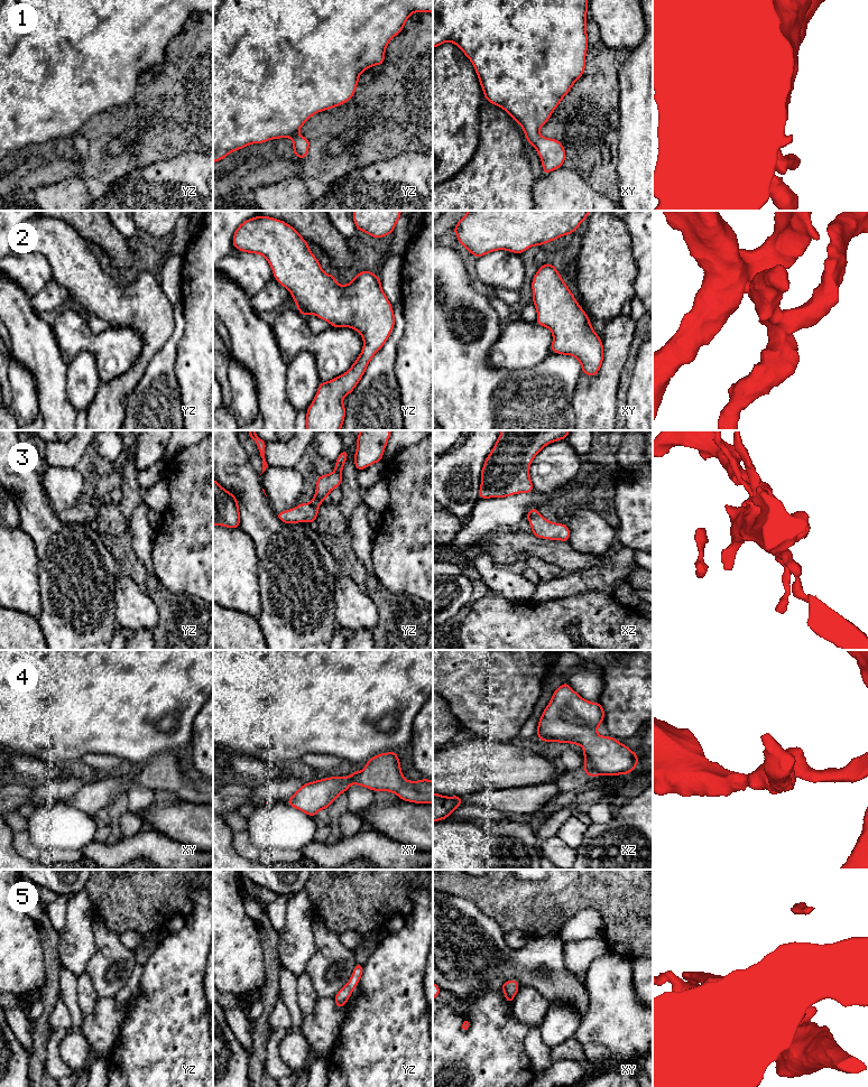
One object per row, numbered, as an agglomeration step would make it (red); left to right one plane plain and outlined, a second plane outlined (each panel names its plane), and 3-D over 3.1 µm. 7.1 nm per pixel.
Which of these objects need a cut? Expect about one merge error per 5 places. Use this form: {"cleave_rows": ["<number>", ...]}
{"cleave_rows": []}

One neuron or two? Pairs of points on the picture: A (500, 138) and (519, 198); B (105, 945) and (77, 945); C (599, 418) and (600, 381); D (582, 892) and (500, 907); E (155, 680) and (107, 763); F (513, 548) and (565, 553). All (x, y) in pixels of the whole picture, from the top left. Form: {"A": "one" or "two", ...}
{"A": "one", "B": "two", "C": "one", "D": "one", "E": "two", "F": "one"}

